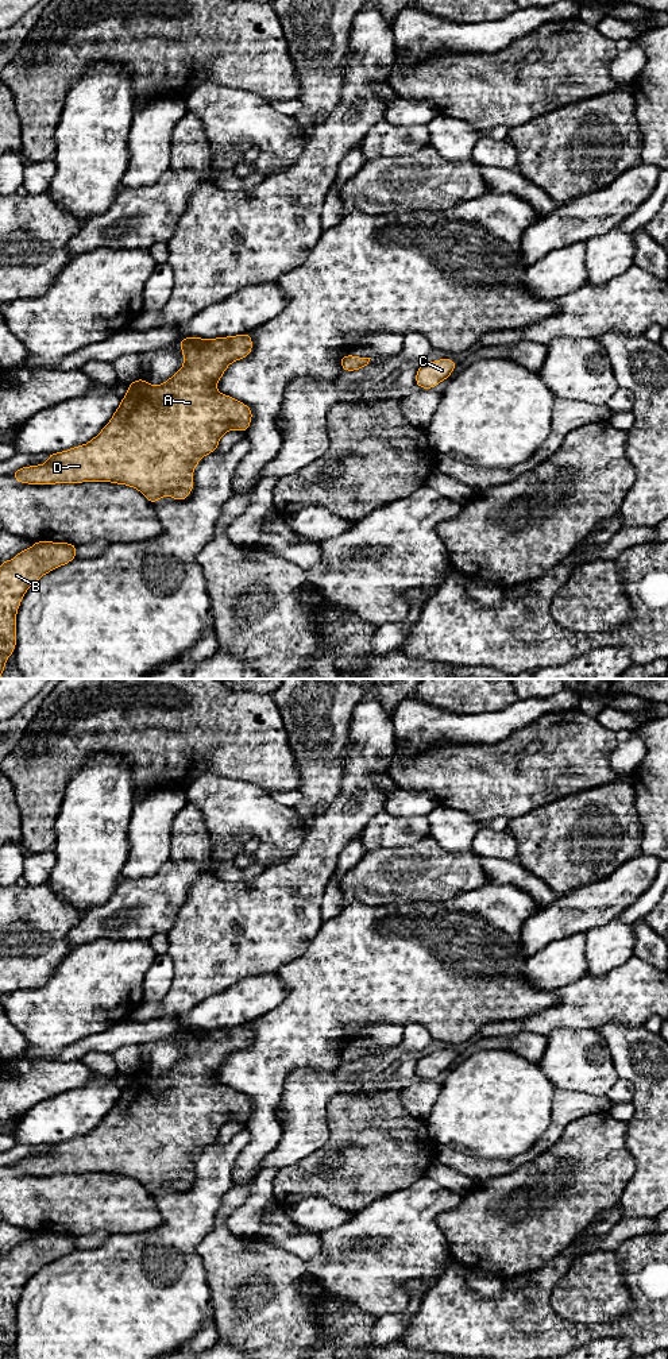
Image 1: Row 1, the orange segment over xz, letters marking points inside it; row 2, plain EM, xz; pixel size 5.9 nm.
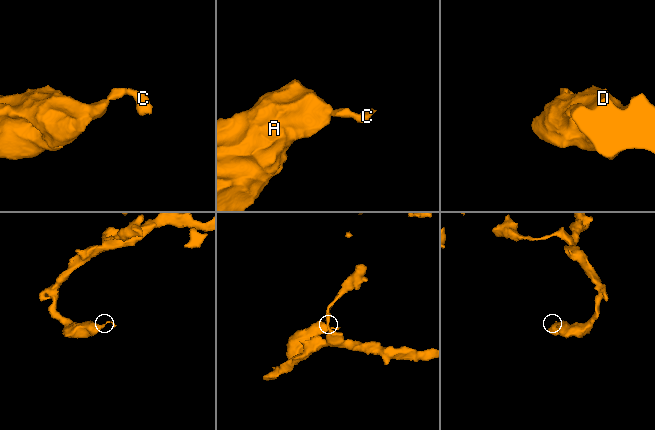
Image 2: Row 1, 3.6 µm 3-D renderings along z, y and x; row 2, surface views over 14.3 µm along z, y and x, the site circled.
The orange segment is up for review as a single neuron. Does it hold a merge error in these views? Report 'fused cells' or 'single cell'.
fused cells

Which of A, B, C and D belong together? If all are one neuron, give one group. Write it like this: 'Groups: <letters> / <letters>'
Groups: A B D / C

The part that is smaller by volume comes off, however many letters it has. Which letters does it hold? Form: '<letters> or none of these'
C

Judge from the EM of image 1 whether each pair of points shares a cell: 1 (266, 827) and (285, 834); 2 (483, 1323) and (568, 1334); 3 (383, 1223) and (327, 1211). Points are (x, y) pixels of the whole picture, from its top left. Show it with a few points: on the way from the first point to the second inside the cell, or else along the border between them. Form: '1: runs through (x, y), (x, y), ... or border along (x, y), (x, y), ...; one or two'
1: runs through (270, 827), (281, 830); one
2: runs through (505, 1329), (510, 1334), (547, 1334); one
3: border along (355, 1213), (344, 1223), (324, 1231); two

